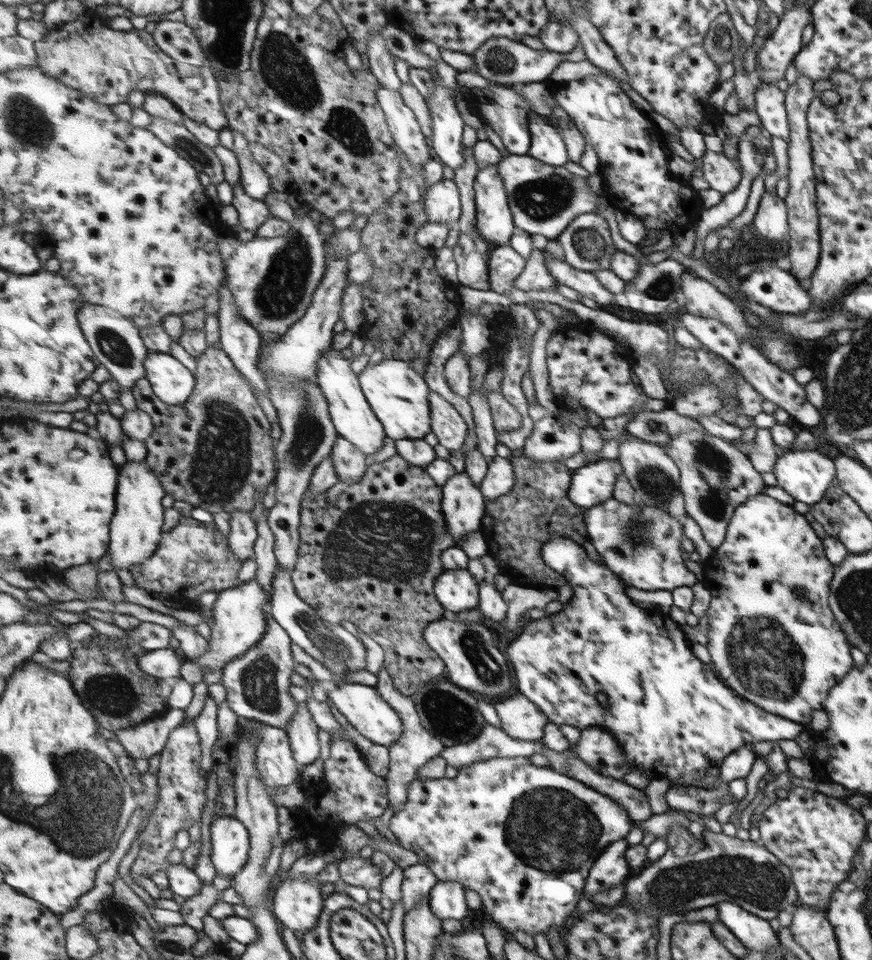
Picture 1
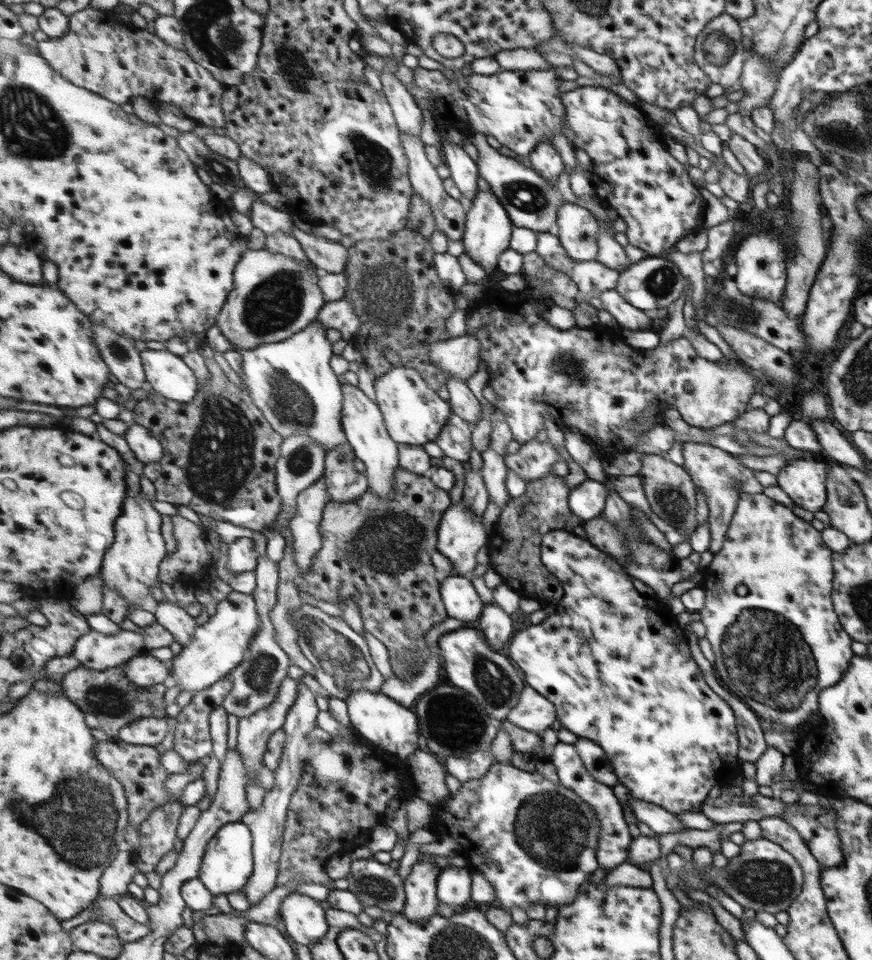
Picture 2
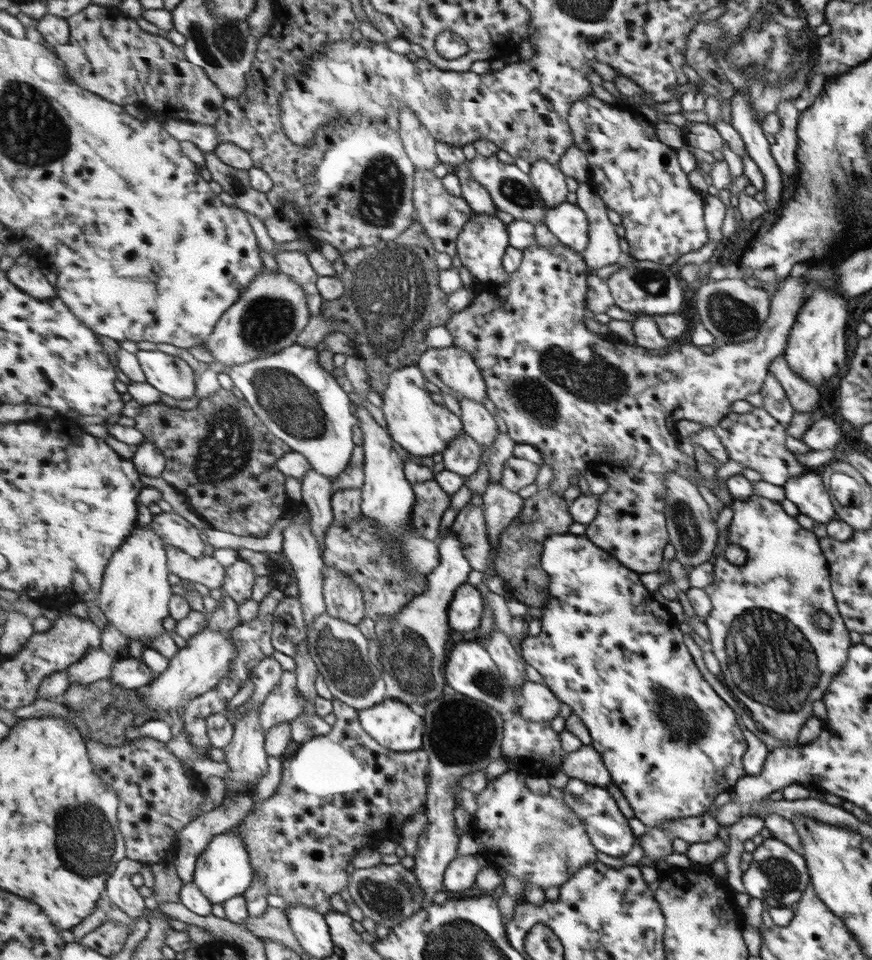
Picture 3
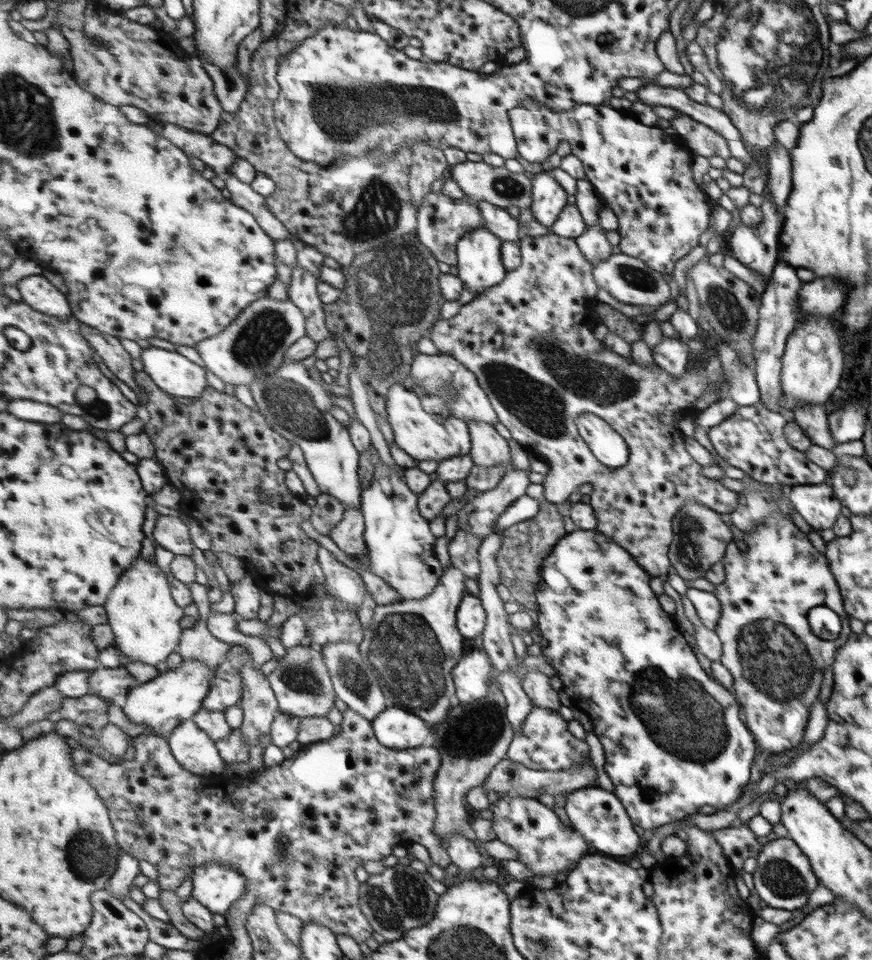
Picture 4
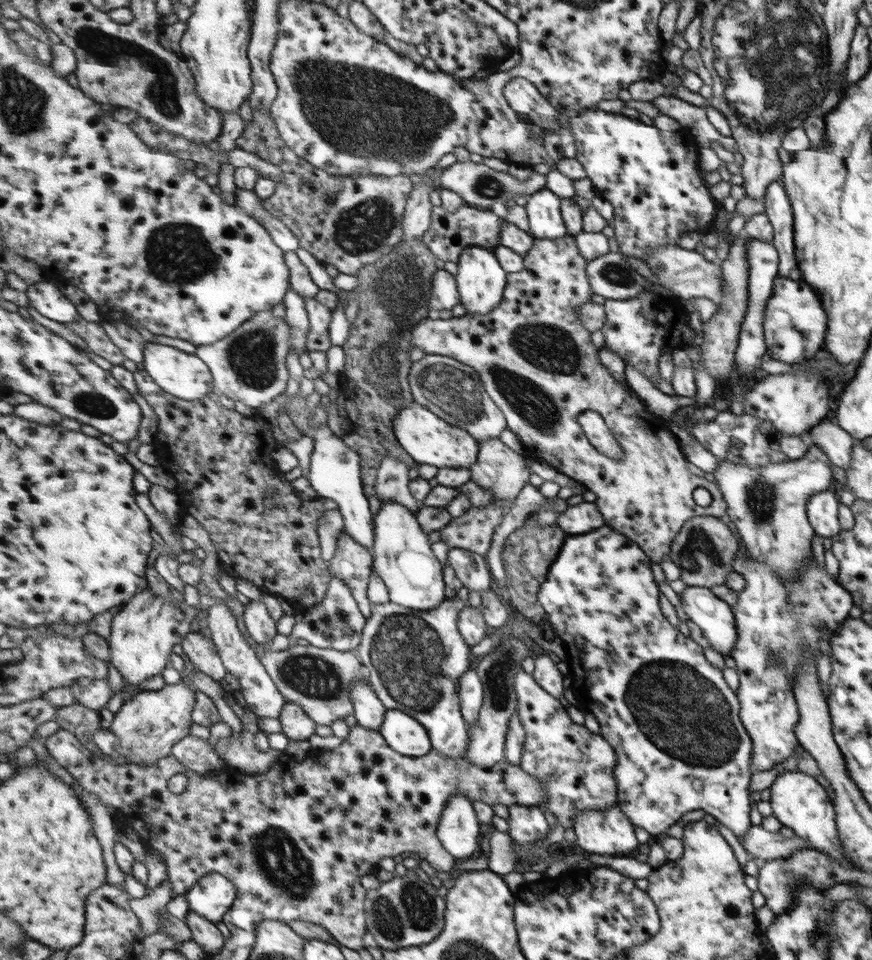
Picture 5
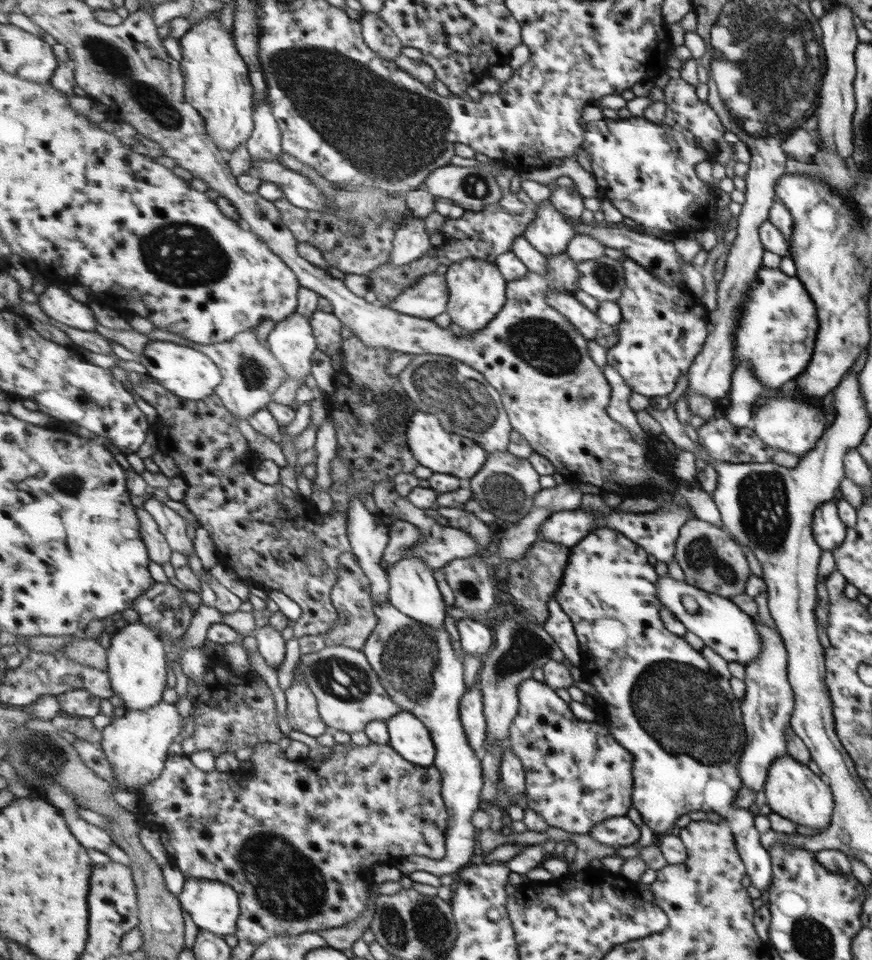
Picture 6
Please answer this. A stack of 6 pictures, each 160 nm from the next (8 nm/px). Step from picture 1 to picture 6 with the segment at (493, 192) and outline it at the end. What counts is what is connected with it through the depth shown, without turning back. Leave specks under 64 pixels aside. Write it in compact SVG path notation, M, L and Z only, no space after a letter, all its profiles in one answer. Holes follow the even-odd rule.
M467 258L458 263L453 262L445 275L450 290L447 313L453 324L460 326L465 334L486 328L506 305L508 280L496 264L480 258Z

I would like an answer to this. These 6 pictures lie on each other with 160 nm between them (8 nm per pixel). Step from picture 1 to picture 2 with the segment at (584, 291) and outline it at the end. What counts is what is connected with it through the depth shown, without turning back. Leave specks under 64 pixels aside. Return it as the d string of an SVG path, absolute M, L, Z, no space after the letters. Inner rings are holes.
M616 288L602 292L599 299L603 302L605 310L617 320L624 330L650 330L653 316L655 320L663 319L666 316L666 312L662 308L655 309L654 314L653 312L646 314L644 310L639 310L636 306L629 304Z

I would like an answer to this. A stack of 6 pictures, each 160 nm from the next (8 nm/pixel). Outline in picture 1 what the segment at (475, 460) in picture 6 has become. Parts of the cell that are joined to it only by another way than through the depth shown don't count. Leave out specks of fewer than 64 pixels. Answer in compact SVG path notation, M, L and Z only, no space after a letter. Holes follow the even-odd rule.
M384 358L376 365L366 366L359 374L359 380L389 439L425 439L432 431L429 386L423 375L419 374L410 362Z

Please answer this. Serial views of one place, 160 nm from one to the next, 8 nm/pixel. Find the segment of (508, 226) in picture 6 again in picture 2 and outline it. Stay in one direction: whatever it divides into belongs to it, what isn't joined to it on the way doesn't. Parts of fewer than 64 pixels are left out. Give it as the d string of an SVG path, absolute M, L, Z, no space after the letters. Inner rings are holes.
M401 132L400 136L410 160L410 181L414 187L414 192L420 194L422 199L431 206L438 230L444 232L450 241L462 241L468 215L468 207L465 207L465 201L456 199L446 191L444 187L445 178L441 177L436 167L429 162L429 158L425 154L425 144L421 141L421 138L408 132Z

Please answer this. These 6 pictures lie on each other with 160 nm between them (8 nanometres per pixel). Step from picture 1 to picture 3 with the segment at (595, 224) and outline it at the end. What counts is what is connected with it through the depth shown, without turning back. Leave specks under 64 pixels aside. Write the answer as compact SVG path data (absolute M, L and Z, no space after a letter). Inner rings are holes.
M564 202L549 209L545 224L557 235L559 241L575 252L583 254L589 246L589 217L575 203Z

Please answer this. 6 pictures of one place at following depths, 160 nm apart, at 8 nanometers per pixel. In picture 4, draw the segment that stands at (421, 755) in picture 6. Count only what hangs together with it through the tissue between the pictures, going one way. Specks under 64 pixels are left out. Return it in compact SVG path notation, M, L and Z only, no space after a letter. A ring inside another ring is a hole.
M387 707L373 720L375 736L395 750L417 749L429 744L433 729L425 720L403 707Z

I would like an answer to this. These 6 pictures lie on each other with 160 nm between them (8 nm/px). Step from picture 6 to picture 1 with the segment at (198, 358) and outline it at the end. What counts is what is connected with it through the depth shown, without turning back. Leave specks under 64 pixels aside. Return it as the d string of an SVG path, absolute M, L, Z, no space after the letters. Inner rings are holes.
M150 351L145 363L146 377L151 381L155 394L163 402L173 406L179 406L189 401L195 393L197 389L196 375L193 376L193 372L187 366L183 366L177 358L173 358L170 353Z

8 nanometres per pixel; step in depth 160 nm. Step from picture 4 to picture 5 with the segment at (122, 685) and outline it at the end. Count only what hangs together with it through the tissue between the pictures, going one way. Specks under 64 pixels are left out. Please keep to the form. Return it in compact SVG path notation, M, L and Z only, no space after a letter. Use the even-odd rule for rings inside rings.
M79 678L72 686L77 703L91 710L101 710L115 694L107 678Z

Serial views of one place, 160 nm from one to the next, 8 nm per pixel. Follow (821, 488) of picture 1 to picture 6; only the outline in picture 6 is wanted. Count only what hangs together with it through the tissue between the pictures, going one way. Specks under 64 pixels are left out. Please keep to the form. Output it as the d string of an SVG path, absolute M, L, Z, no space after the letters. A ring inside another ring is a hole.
M828 501L815 510L815 538L823 550L837 549L845 540L846 526L838 518L836 501Z

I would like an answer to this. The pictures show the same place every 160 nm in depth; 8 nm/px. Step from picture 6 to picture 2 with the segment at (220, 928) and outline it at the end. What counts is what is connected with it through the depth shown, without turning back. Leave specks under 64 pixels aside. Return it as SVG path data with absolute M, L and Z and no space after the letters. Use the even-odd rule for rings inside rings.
M243 821L230 822L210 840L198 877L215 896L243 890L254 874L253 836L246 833L246 830Z

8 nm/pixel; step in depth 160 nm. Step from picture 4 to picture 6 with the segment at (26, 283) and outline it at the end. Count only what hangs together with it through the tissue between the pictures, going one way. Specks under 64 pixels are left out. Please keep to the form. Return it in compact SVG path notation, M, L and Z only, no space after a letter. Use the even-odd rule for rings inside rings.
M46 284L45 291L40 295L39 306L49 316L67 326L78 328L79 330L86 330L87 332L95 332L97 330L97 314L92 309L91 304L81 303L73 296L69 295L61 287Z

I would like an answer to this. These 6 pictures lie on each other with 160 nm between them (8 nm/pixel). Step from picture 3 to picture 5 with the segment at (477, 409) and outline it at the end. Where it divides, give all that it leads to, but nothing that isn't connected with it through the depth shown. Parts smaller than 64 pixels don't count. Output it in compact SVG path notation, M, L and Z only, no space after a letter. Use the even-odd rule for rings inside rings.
M499 439L481 441L477 463L471 467L472 480L494 494L493 500L515 503L529 485L530 467L525 457L513 452Z

